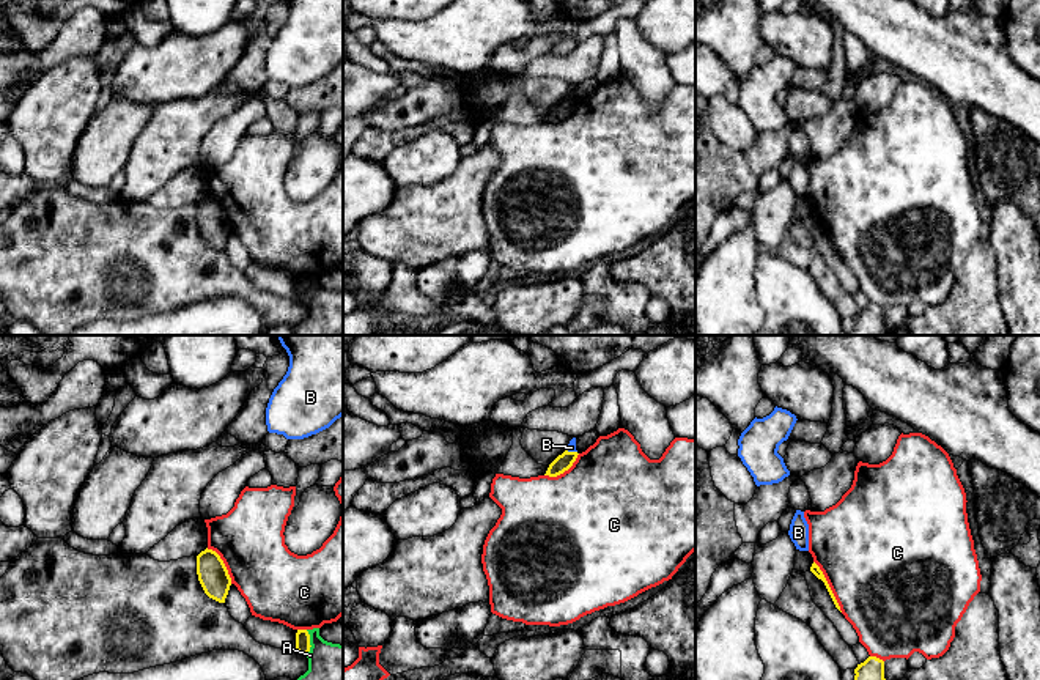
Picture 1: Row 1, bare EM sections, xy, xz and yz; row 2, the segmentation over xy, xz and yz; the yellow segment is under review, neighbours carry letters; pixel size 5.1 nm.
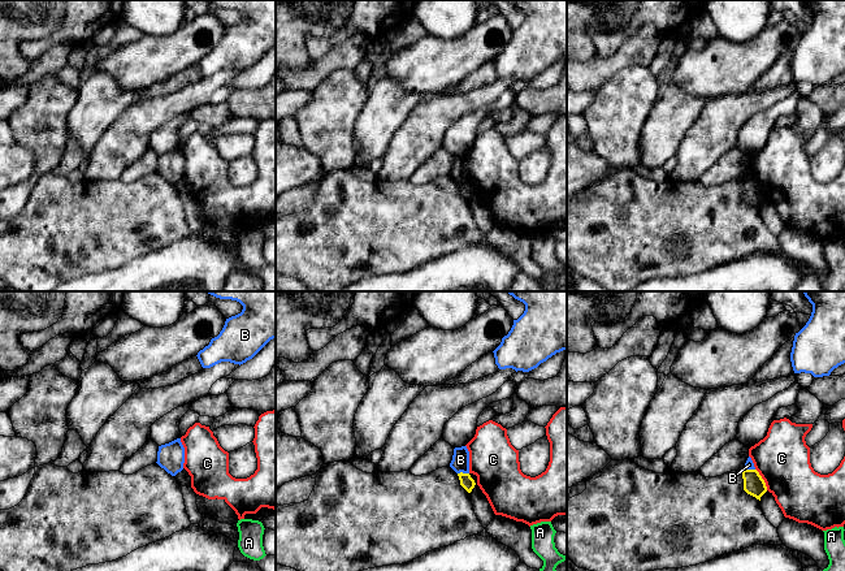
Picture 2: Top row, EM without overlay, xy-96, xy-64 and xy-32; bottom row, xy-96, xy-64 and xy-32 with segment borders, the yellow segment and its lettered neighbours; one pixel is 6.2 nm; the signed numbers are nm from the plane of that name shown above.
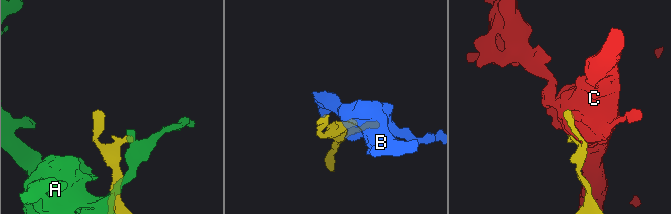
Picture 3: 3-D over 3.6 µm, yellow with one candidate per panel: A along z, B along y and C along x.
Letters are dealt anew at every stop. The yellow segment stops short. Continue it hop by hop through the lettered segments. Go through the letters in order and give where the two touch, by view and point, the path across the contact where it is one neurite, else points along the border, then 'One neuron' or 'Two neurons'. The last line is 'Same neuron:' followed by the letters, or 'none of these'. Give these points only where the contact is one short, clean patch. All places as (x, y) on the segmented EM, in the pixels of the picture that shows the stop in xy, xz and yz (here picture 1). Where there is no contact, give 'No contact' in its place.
A: Touches yellow at xy (309, 643). Boundary: xy (306, 630), (310, 639), (307, 655). Two neurons
B: Touches yellow at xz (571, 452). Boundary: xz (567, 449), (576, 452). Two neurons
C: Touches yellow at yz (828, 586). Two neurons
Same neuron: none of these

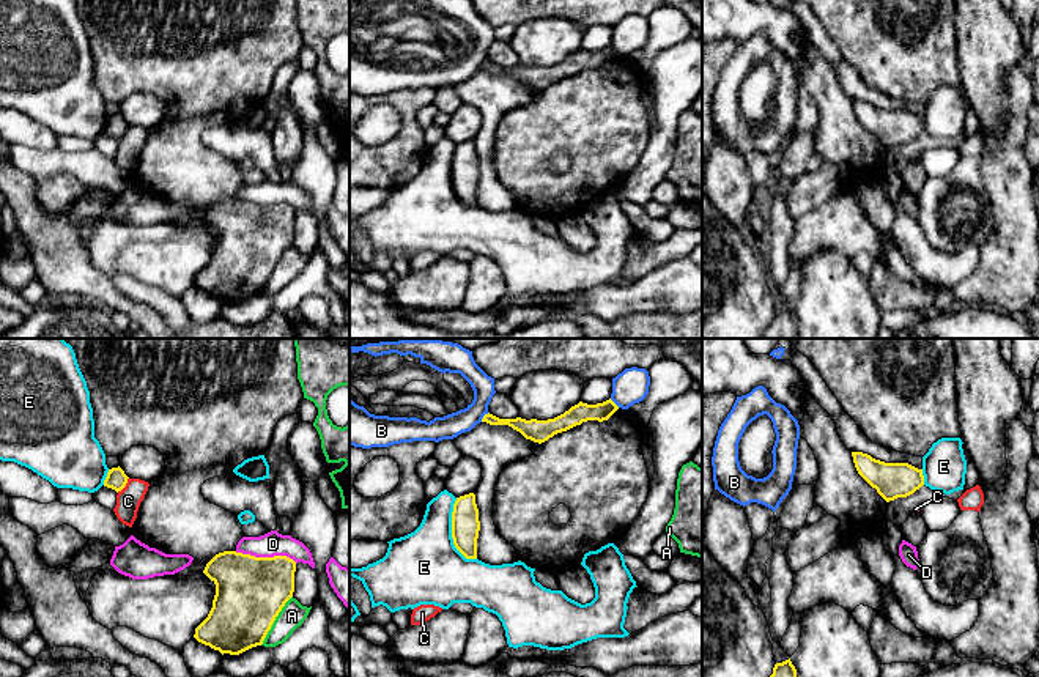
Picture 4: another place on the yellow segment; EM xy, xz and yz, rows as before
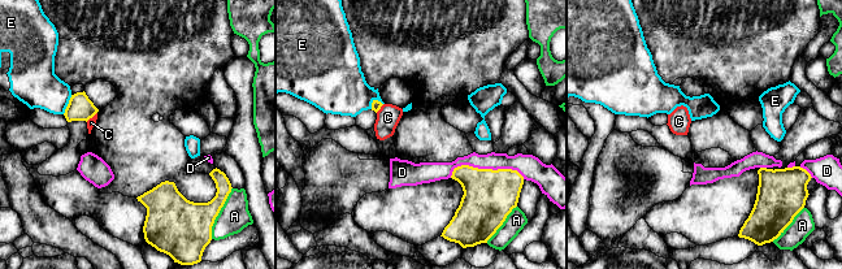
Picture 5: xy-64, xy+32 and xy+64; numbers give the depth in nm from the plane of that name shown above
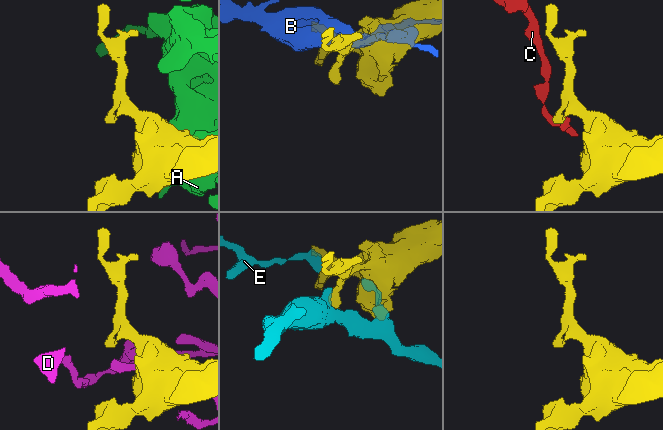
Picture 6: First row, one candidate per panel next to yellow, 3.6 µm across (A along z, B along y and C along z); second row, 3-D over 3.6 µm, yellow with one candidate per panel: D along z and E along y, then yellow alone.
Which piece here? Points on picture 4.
A: Touches yellow at xy (274, 619). Two neurons
B: Touches yellow at xz (484, 416). Two neurons
C: Touches yellow at xy (125, 485). Boundary: xy (128, 477), (128, 482), (117, 492). Two neurons
D: Touches yellow at xy (266, 558). Boundary: xy (235, 551), (255, 556), (288, 556), (296, 562). Two neurons
E: Touches yellow at xz (452, 532). Two neurons
Same neuron: none of these

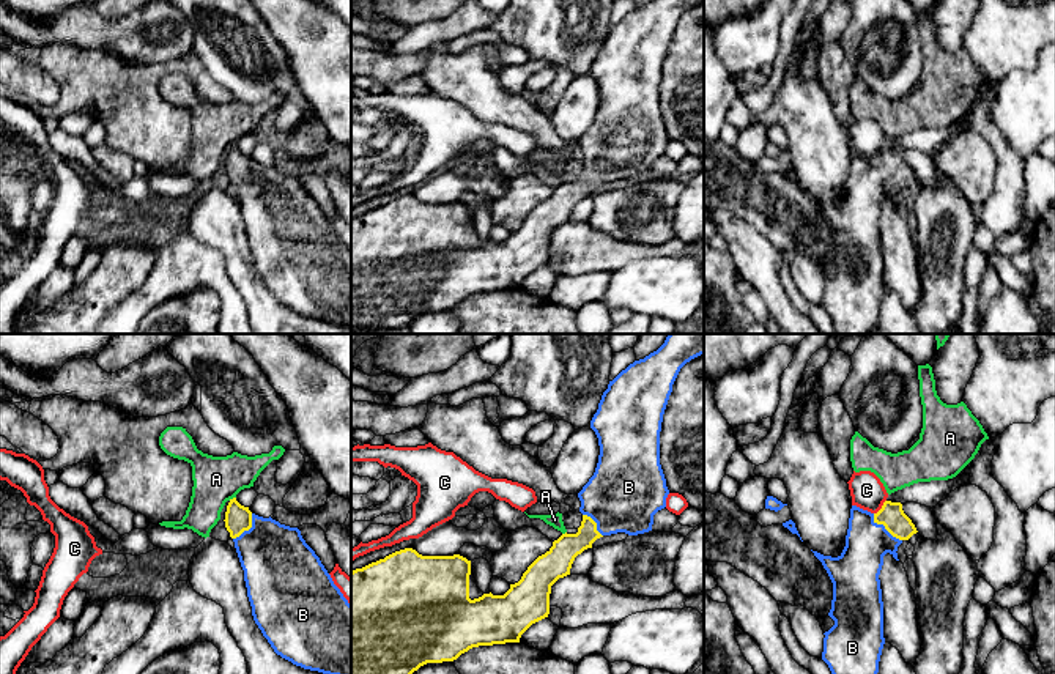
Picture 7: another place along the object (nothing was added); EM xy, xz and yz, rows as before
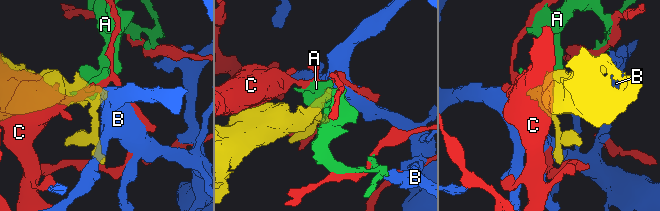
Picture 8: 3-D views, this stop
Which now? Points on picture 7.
A: Touches yellow at xy (233, 498). Boundary: xy (235, 496), (229, 499). Two neurons
B: Touches yellow at yz (885, 528). Path across: yz (892, 515), (885, 528), (865, 548), (858, 567). One neuron
C: Touches yellow at yz (882, 507). Two neurons
Same neuron: B

